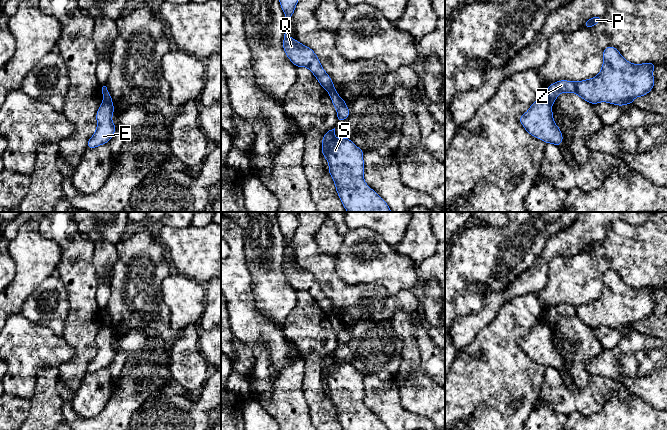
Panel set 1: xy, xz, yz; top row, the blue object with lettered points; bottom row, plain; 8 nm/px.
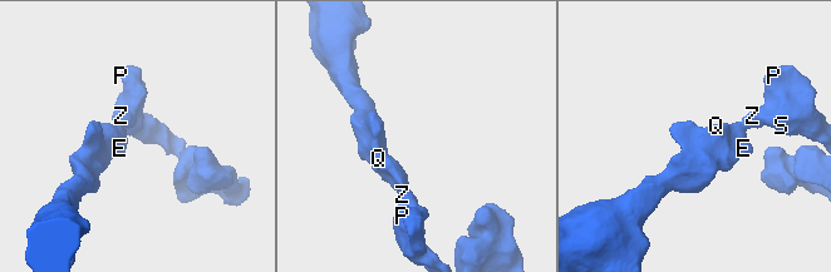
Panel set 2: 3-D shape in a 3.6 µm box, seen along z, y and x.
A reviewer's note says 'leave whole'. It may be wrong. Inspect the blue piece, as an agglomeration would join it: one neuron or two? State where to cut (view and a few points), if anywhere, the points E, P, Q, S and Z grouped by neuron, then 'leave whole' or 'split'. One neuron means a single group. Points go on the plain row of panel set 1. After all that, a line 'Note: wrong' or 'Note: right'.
cut yz (543, 320), (551, 329); groups E Q / P S Z; split
Note: wrong

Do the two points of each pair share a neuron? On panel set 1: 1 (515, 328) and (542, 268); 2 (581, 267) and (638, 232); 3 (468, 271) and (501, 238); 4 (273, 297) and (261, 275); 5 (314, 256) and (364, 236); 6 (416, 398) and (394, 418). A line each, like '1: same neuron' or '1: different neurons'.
1: different neurons
2: same neuron
3: same neuron
4: same neuron
5: different neurons
6: different neurons

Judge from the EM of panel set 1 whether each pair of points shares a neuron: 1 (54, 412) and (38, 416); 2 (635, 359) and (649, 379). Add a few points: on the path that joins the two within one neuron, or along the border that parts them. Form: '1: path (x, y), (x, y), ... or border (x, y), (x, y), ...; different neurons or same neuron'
1: path (50, 412), (42, 416); same neuron
2: path (640, 364), (648, 374); same neuron

